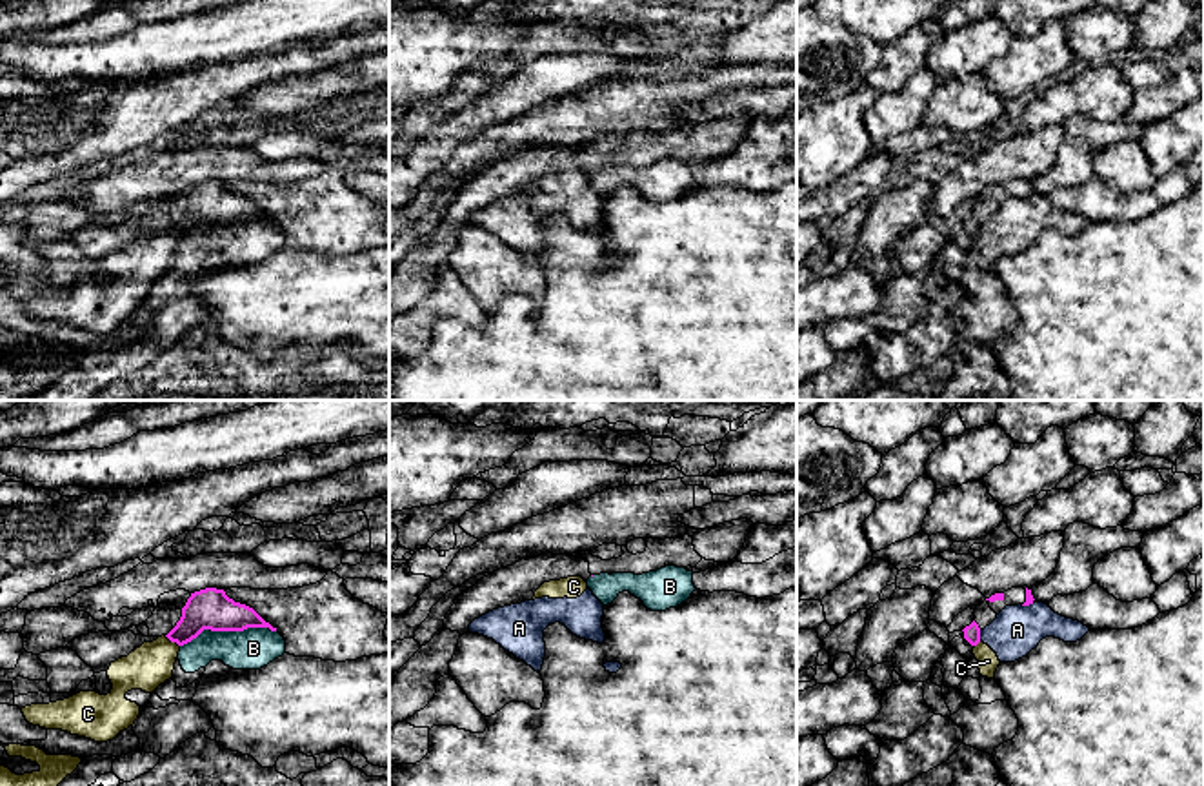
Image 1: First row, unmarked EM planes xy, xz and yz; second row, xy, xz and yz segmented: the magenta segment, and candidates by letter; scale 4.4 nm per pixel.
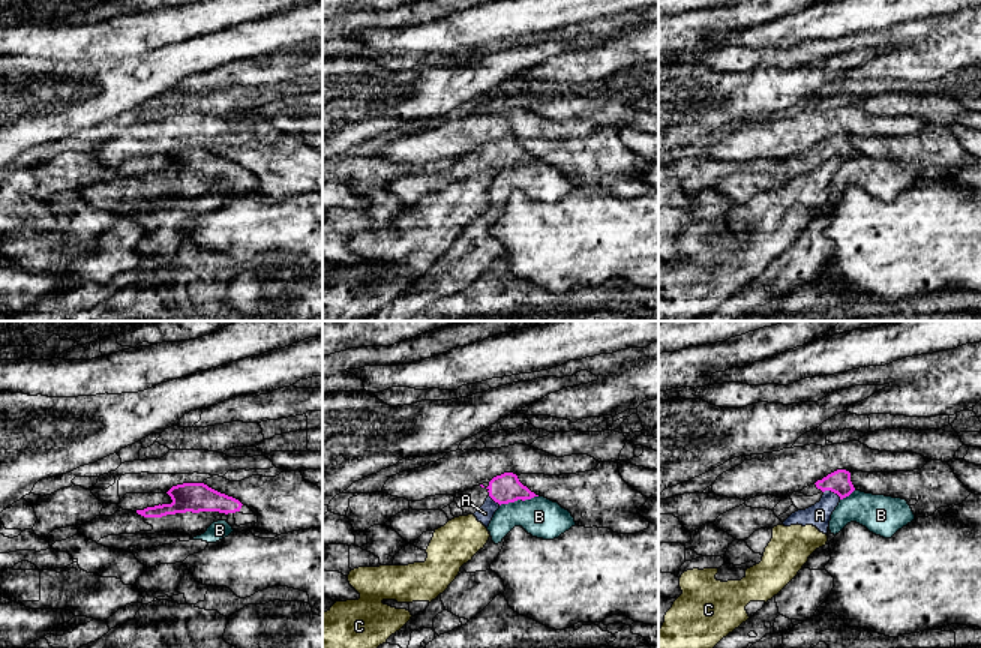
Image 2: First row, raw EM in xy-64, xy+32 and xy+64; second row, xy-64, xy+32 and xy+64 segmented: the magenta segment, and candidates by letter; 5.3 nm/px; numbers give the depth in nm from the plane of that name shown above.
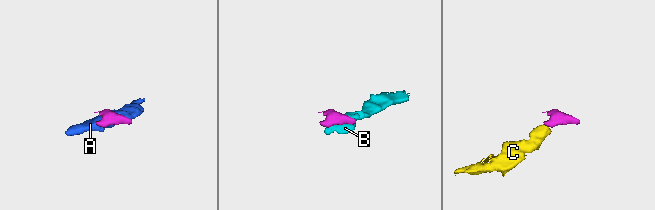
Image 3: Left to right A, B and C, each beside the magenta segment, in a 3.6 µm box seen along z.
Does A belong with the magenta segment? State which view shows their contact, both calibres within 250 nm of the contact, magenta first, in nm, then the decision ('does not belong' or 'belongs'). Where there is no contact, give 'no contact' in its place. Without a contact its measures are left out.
yz | 80/220 nm | does not belong

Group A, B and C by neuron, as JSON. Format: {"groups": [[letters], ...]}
{"groups": [["A", "C"], ["B"]]}

